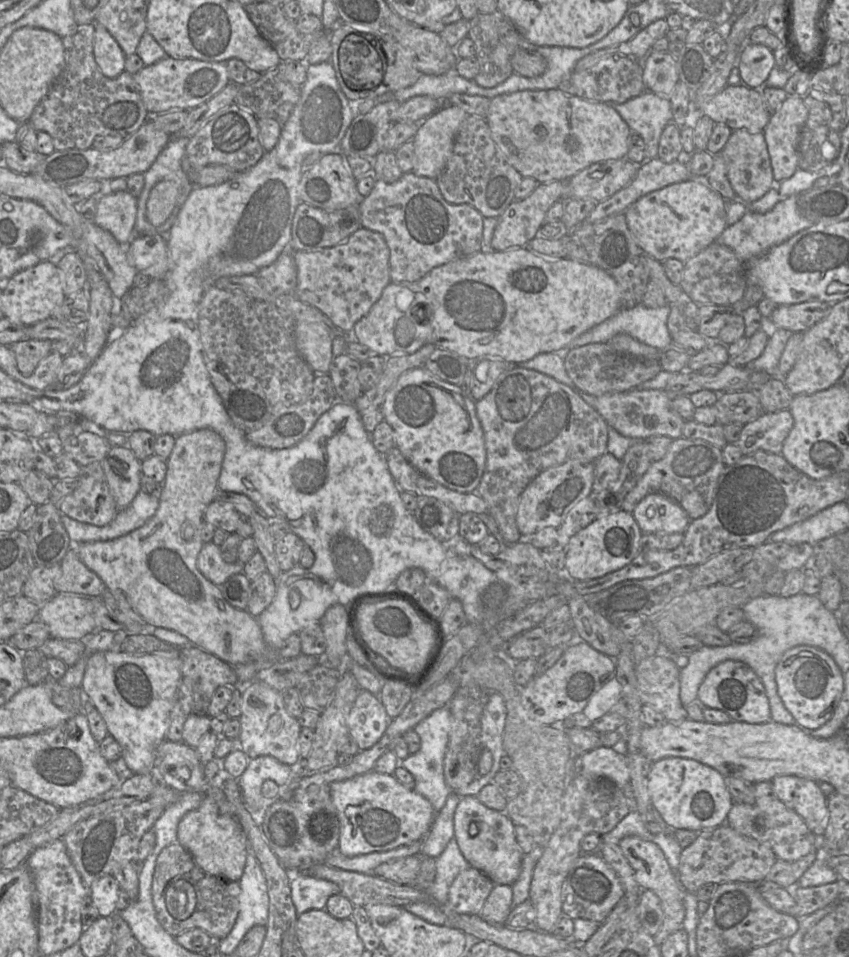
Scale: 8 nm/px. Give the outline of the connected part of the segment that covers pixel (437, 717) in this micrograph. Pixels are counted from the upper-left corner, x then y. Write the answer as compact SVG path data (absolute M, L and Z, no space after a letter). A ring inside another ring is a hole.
M447 703L431 713L413 728L420 737L421 748L417 753L400 760L400 766L407 769L414 777L415 785L413 789L430 801L435 812L441 810L447 797L453 792L446 784L443 772L443 761L451 727L452 713Z

